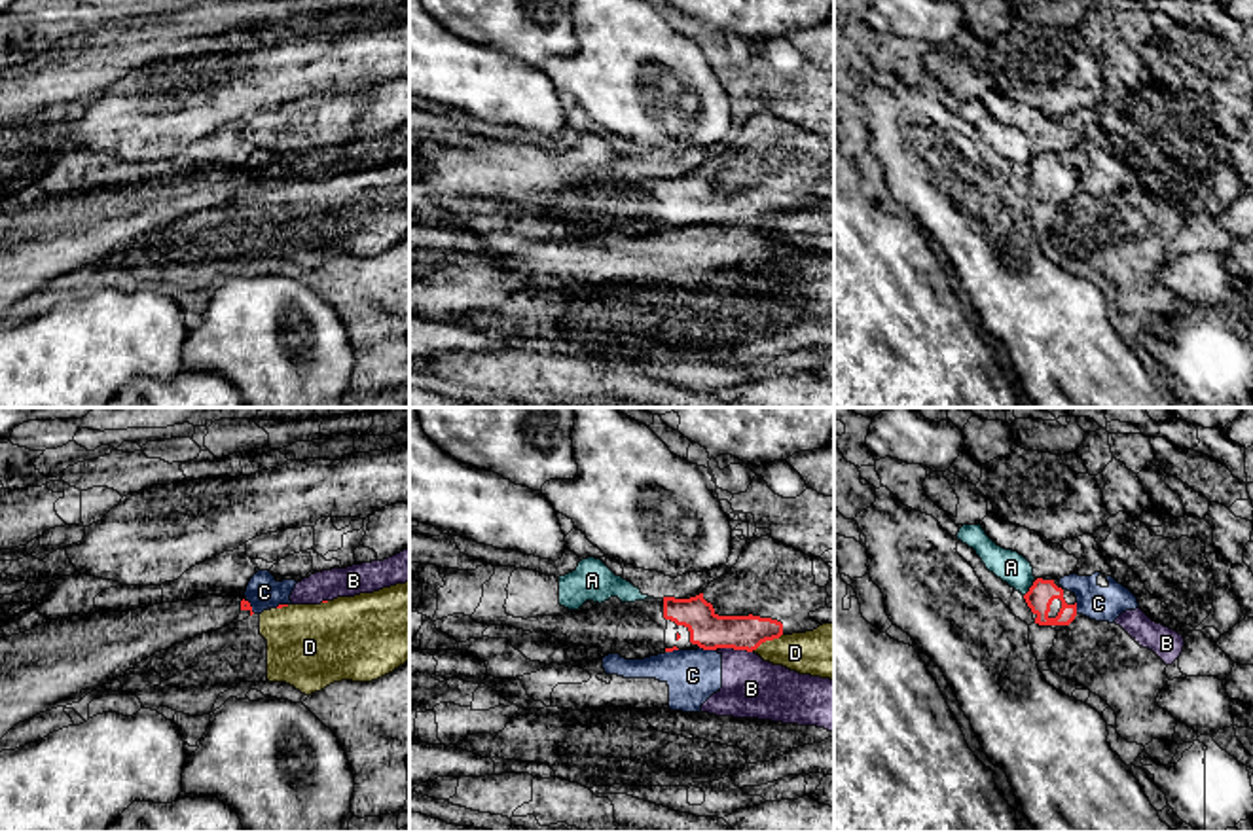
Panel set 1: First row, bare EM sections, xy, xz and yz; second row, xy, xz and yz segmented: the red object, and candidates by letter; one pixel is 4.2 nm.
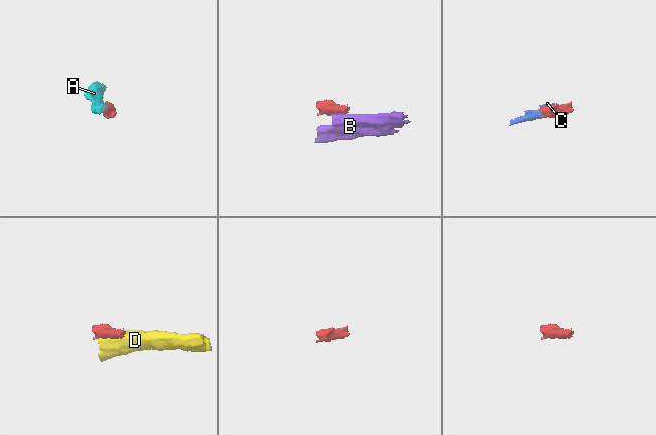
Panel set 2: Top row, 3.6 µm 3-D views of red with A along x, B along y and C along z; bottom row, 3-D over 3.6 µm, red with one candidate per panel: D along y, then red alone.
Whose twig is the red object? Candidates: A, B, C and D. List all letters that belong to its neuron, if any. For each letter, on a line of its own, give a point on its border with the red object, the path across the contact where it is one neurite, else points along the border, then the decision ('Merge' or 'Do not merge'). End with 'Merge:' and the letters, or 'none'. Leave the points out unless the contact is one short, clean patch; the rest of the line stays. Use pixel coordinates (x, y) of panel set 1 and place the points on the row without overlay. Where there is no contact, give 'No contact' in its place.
A: Touches red at yz (1030, 165). Boundary: yz (1034, 158), (1024, 171). Do not merge
B: Touches red at xz (736, 224). Boundary: xz (721, 222), (751, 228). Do not merge
C: Touches red at xz (708, 224). Boundary: xz (700, 222), (715, 226). Do not merge
D: Touches red at xz (766, 215). Boundary: xz (781, 209), (751, 226). Do not merge
Merge: none

